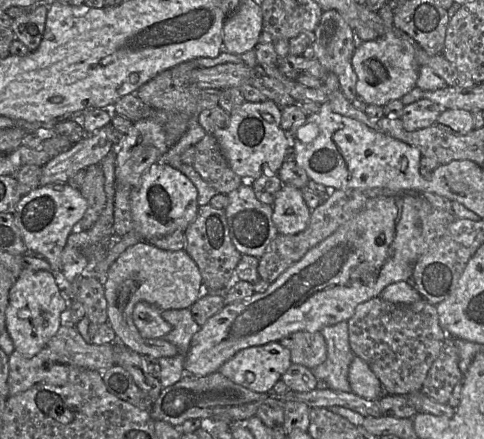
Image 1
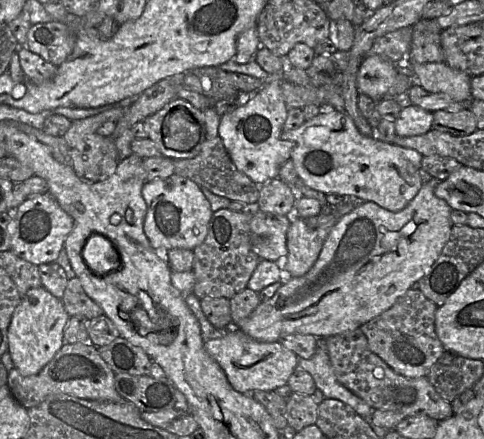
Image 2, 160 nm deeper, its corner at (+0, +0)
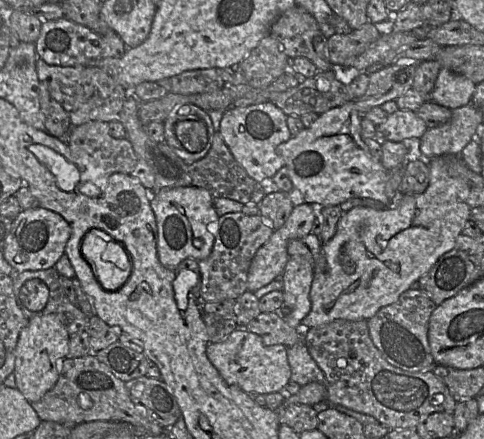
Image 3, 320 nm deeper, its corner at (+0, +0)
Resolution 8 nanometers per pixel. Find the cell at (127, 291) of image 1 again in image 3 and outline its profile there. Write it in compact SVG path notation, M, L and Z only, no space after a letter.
M236 328L222 341L209 343L207 356L222 378L231 386L242 391L259 394L271 394L285 389L291 378L287 347L265 345L261 337L245 328Z

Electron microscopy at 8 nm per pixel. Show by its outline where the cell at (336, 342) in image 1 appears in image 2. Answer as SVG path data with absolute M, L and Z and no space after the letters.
M325 338L317 339L316 352L312 358L298 357L297 362L298 367L312 376L317 389L323 393L325 398L337 399L345 403L361 417L372 417L374 409L337 380L330 362Z

